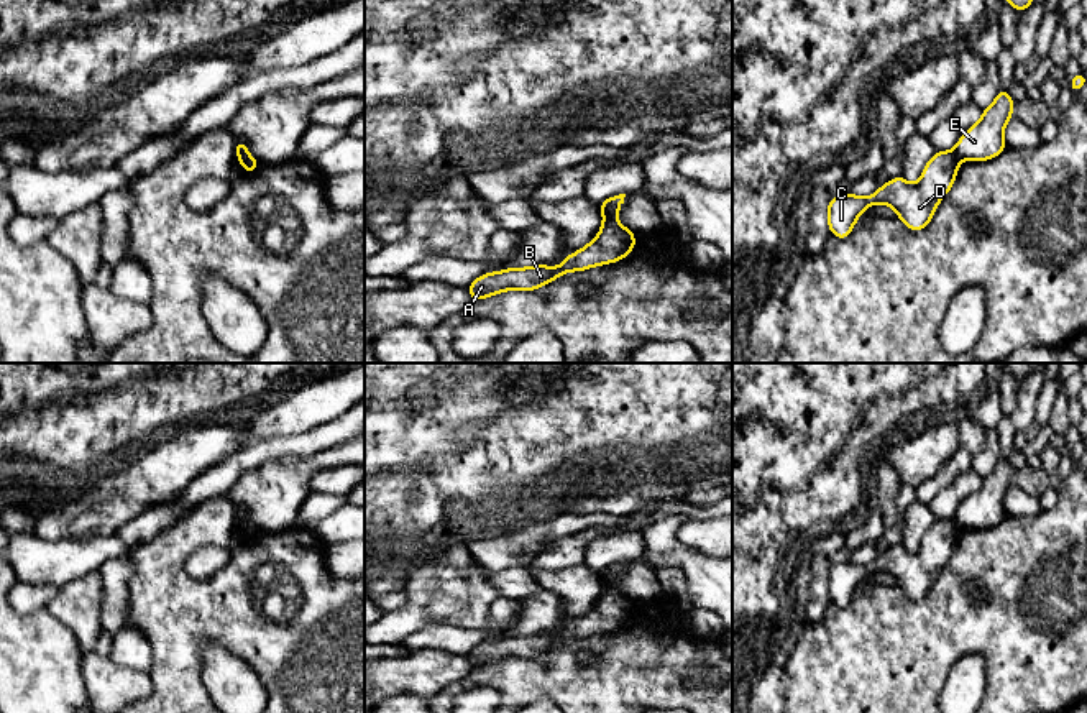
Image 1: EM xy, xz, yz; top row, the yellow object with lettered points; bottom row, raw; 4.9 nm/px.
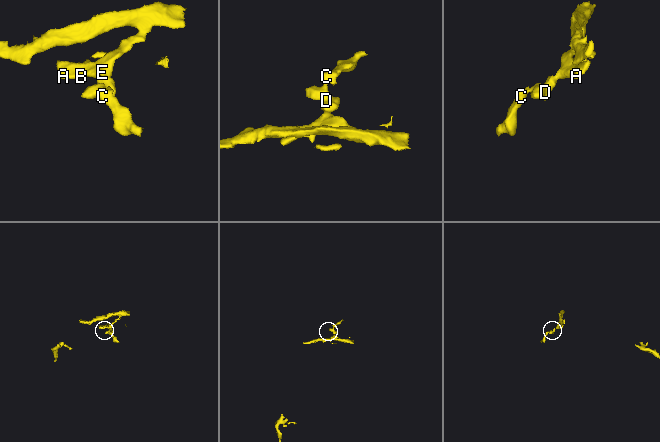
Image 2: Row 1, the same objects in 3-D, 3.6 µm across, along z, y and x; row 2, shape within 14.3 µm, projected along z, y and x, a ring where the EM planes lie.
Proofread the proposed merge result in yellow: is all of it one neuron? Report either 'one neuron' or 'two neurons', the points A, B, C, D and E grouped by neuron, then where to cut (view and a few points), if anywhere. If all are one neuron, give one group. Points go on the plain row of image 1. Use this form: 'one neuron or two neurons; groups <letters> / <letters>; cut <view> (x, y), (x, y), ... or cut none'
two neurons; groups A B E / C D; cut xz (605, 585), (614, 588)

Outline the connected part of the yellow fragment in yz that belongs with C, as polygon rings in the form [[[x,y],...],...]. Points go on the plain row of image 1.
[[[936,519],[924,534],[918,552],[910,552],[903,544],[897,544],[867,567],[854,562],[831,565],[829,601],[846,608],[859,583],[874,572],[892,573],[898,586],[913,600],[926,596],[939,568],[956,549],[959,529],[954,519]]]

